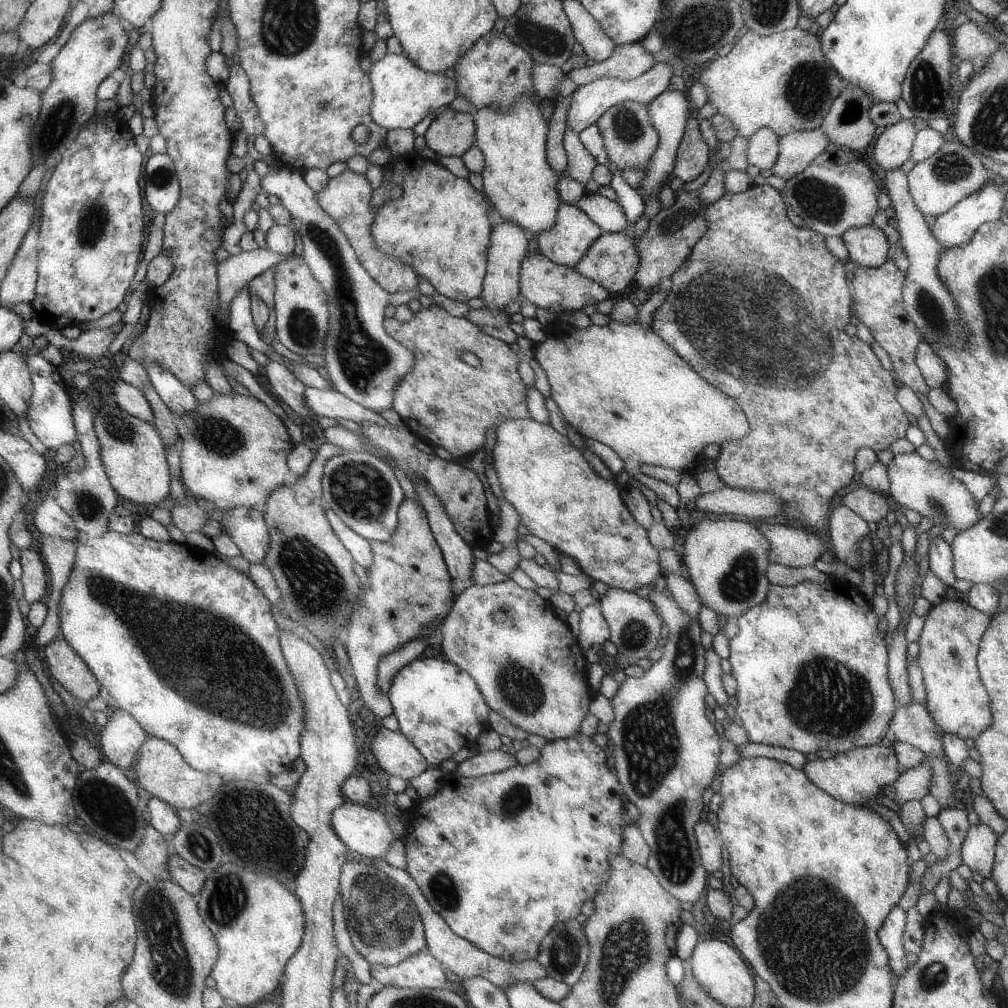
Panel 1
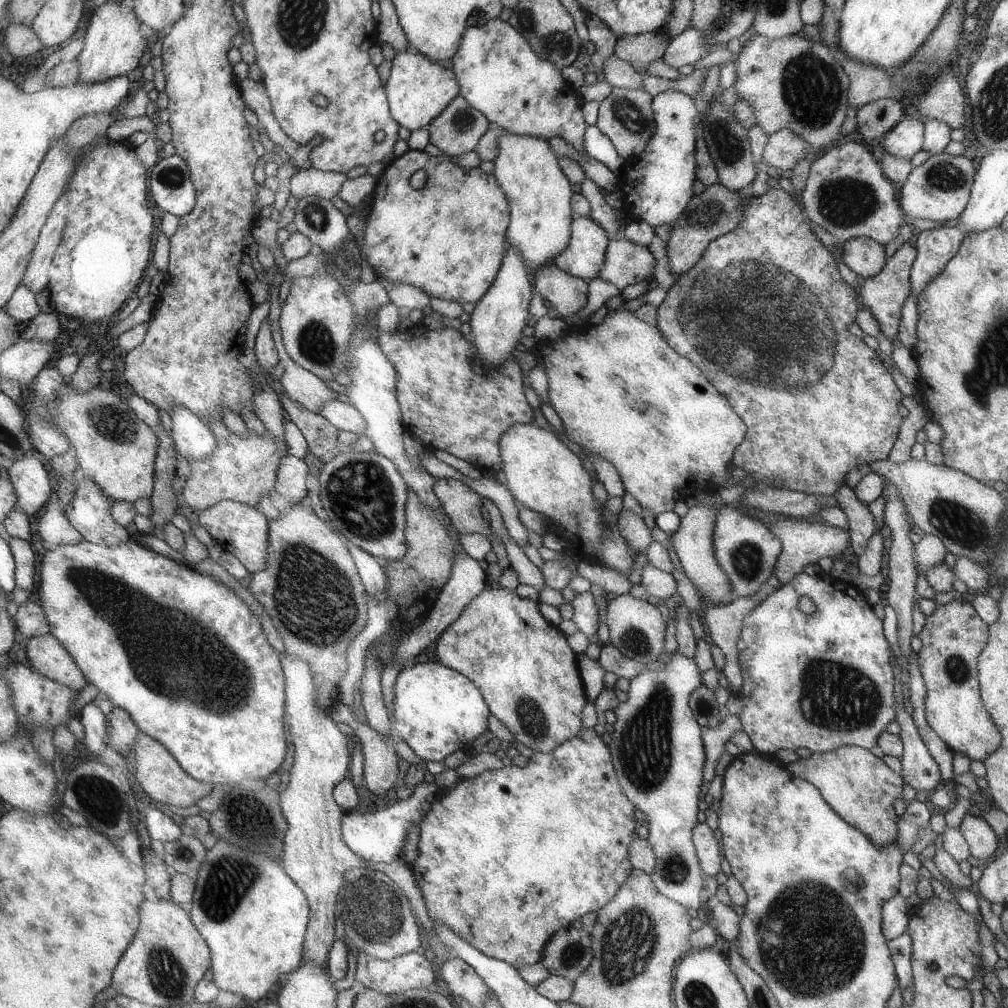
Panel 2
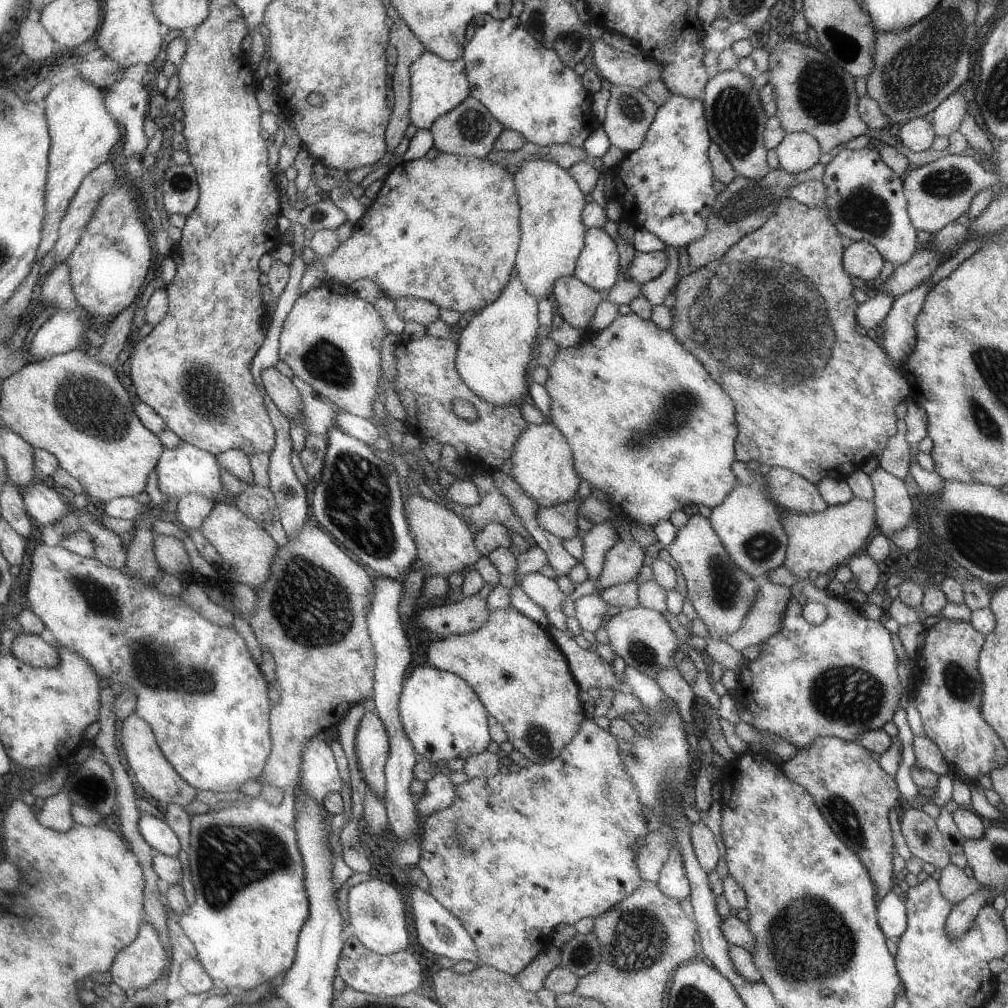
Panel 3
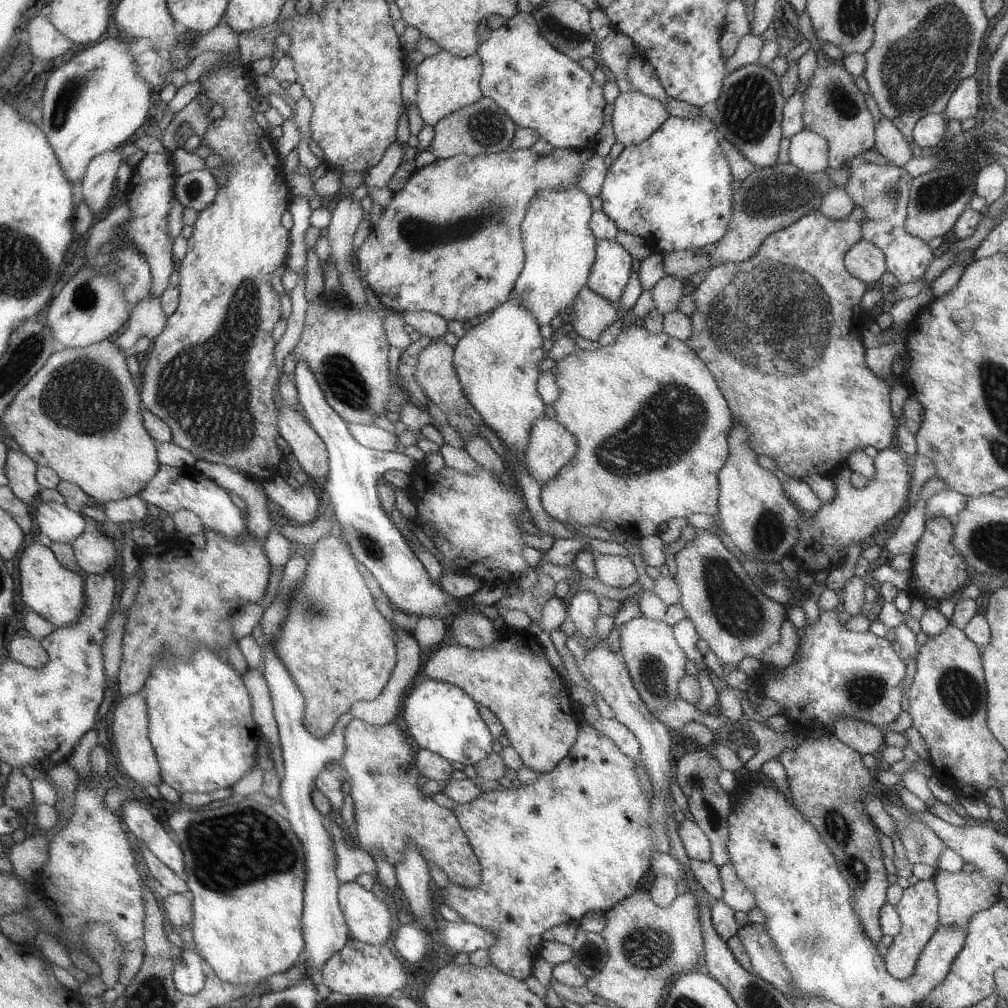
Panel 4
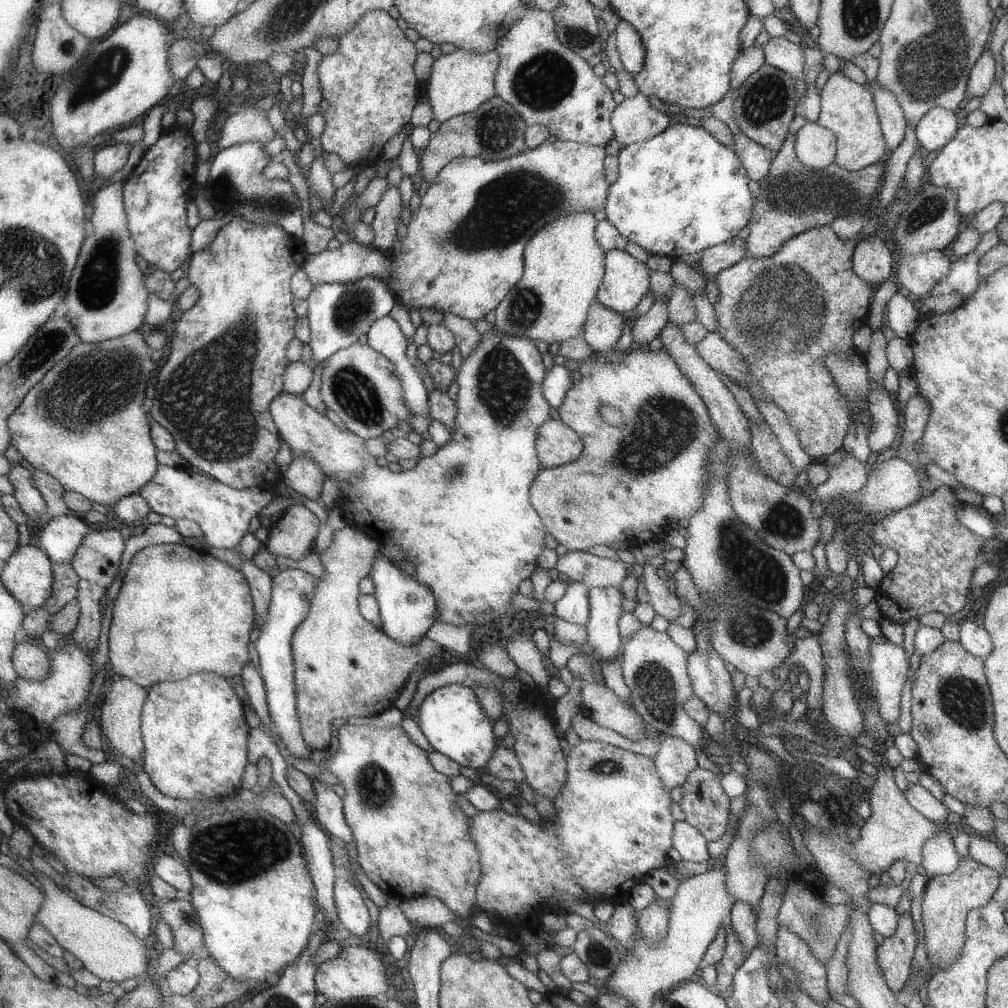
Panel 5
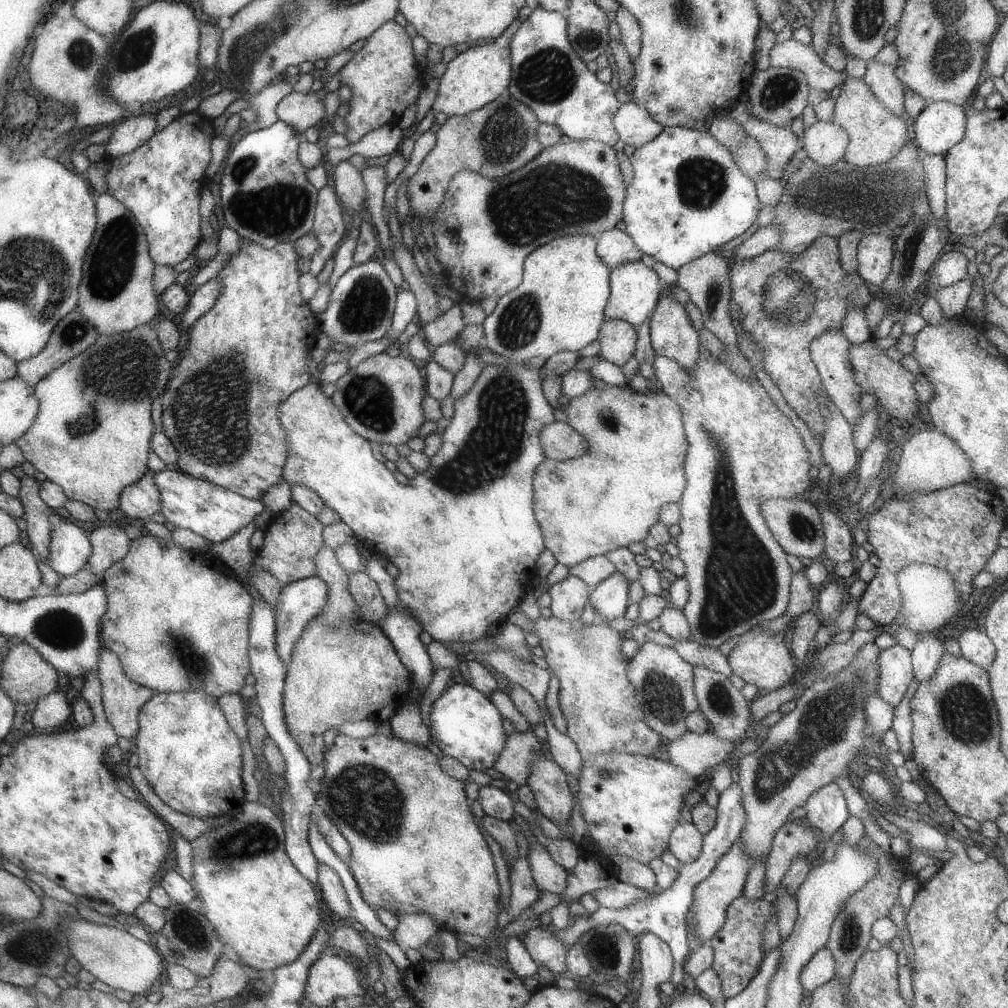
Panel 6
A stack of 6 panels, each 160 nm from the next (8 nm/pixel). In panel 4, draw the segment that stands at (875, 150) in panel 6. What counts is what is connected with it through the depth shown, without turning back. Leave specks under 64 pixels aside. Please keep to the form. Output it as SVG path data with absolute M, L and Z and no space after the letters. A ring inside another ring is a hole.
M816 64L816 69L802 93L803 129L816 132L828 140L827 167L829 168L845 168L847 162L859 157L861 152L873 150L873 117L865 105L865 96L858 89L854 79L839 66L828 64L822 68Z

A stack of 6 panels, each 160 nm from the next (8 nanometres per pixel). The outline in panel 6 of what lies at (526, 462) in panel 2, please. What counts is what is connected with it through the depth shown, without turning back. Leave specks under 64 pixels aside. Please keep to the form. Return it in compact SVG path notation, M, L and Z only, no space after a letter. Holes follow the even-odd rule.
M551 422L542 430L542 443L547 459L565 461L582 457L589 449L589 443L567 423Z

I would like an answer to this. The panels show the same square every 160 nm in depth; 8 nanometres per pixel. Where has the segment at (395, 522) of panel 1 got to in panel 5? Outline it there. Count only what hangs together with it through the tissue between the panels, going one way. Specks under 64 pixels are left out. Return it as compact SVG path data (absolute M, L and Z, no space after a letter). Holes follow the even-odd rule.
M367 276L349 284L314 284L308 299L307 317L310 325L311 359L313 371L317 364L330 358L343 346L359 343L359 338L371 330L371 322L388 316L396 304L393 290L385 280ZM380 554L375 557L375 563L371 568L371 578L375 582L377 604L382 616L382 628L391 638L399 640L402 644L419 644L425 634L431 630L433 624L441 620L439 618L439 594L431 590L431 586L422 582L417 575L405 575L395 564Z

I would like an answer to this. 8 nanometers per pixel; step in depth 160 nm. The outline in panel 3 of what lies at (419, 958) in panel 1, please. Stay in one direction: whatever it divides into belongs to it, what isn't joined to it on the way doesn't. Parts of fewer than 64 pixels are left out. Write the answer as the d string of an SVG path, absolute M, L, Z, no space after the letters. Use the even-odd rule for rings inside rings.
M349 932L342 957L338 964L338 974L345 984L356 991L382 997L398 997L411 991L419 990L423 982L423 968L415 954L409 948L390 954L382 955L367 948L359 937Z

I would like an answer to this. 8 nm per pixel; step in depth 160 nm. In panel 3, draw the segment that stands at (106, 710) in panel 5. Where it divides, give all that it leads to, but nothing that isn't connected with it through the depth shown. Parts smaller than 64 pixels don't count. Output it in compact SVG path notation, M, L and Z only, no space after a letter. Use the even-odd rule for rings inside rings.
M131 713L123 720L121 735L122 748L126 753L128 764L134 772L138 784L150 796L155 800L161 800L161 805L173 803L182 807L195 800L197 789L185 782L183 777L175 770L166 754L161 750L153 727L146 720L143 720L139 713Z

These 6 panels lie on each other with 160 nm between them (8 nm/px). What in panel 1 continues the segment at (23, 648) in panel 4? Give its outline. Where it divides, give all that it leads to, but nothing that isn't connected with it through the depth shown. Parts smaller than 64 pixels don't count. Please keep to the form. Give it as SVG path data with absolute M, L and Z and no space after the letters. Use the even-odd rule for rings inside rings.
M63 636L49 644L44 654L45 668L73 696L83 701L91 700L97 694L108 698L91 667Z

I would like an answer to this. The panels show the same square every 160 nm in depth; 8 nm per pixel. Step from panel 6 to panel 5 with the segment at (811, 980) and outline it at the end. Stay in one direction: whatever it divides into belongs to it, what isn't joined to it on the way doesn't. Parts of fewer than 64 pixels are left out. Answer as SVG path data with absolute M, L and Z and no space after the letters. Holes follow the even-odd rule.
M795 885L785 890L783 904L777 912L776 922L778 926L785 926L789 932L800 937L819 963L824 964L832 955L831 952L833 948L836 948L835 944L844 931L845 914L849 914L849 908L837 904L827 906L825 902L821 902L817 896L813 896L805 888ZM815 916L821 916L821 918L815 918Z

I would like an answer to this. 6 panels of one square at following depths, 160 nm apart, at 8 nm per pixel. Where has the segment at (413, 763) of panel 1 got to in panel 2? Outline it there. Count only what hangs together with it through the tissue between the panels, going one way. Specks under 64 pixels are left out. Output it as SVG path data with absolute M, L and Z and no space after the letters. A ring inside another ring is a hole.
M339 700L329 708L329 712L335 722L350 726L353 734L359 738L362 750L364 751L364 782L368 790L384 796L387 790L391 790L396 784L400 784L400 780L405 776L409 765L397 755L392 747L387 746L387 740L373 726L358 723L354 716L351 715L349 707Z

